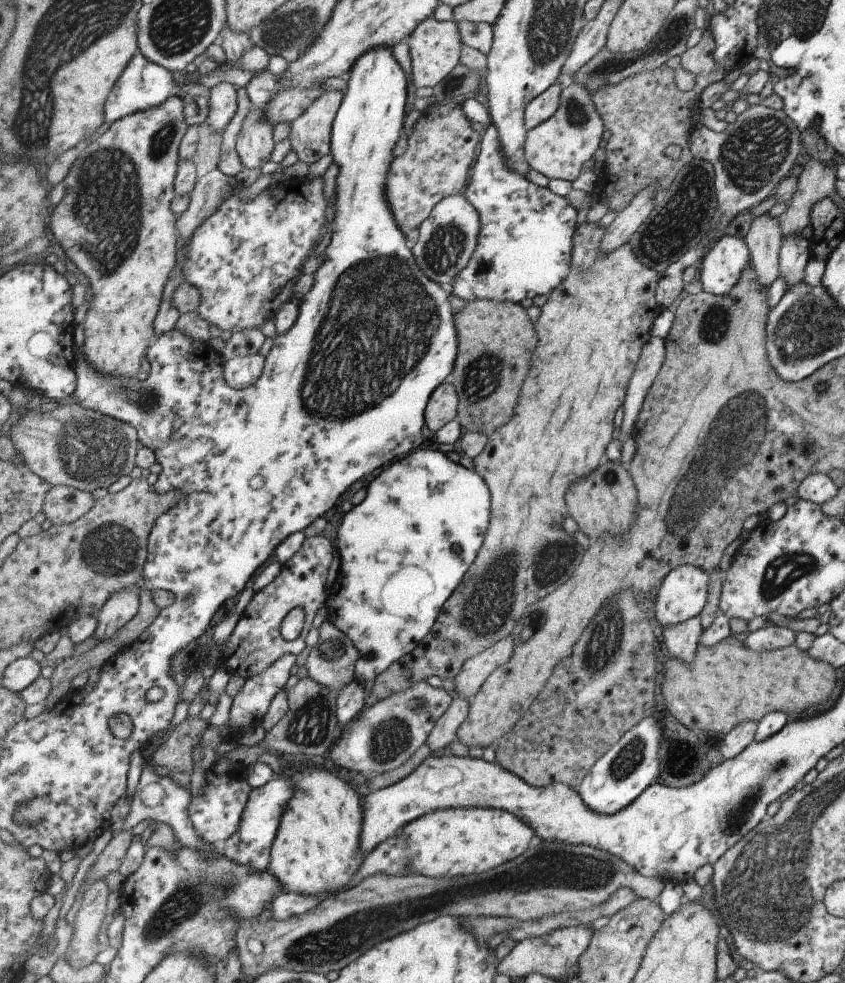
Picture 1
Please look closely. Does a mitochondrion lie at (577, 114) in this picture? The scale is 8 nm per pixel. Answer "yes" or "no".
yes

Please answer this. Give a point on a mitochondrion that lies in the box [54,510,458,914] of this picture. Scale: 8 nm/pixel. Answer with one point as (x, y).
(110, 550)

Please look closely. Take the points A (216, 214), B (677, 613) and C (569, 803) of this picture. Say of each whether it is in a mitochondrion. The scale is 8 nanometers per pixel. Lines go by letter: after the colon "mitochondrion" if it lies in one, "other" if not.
A: other
B: other
C: other

